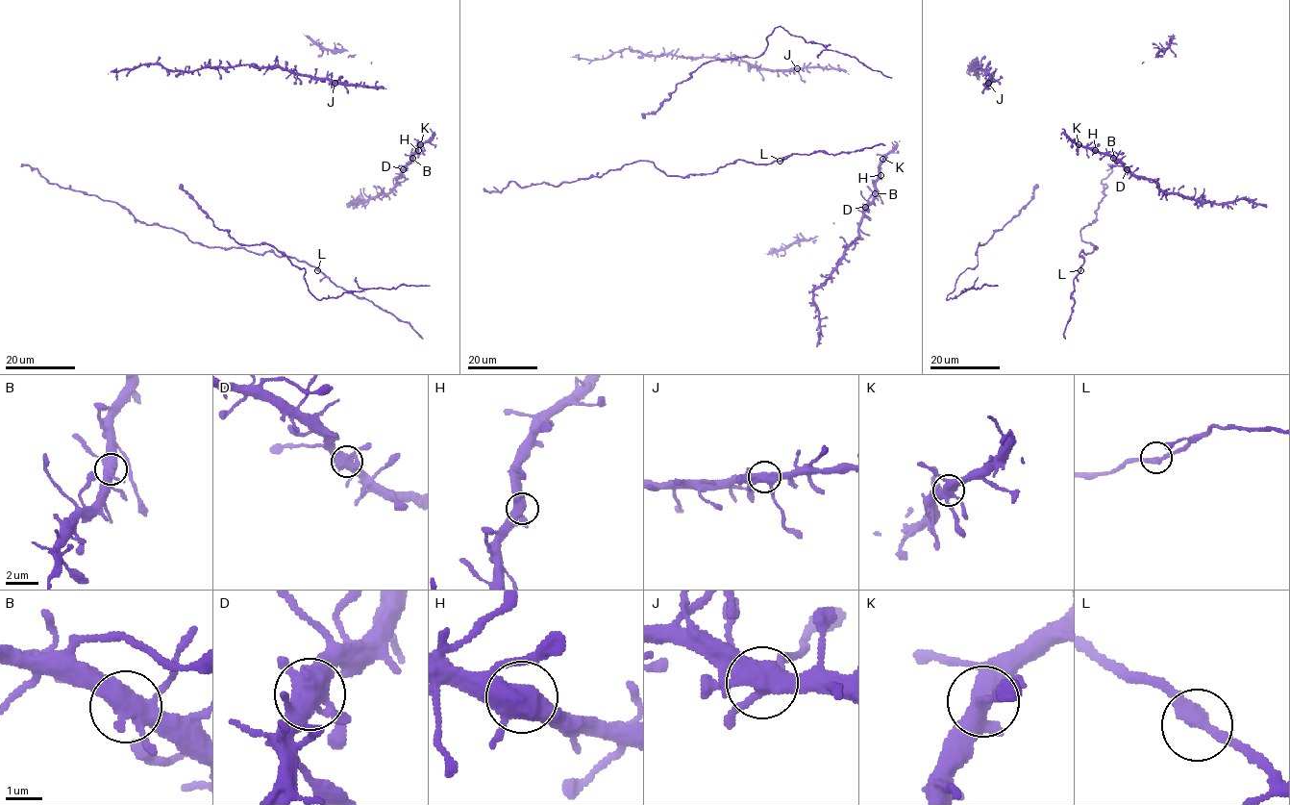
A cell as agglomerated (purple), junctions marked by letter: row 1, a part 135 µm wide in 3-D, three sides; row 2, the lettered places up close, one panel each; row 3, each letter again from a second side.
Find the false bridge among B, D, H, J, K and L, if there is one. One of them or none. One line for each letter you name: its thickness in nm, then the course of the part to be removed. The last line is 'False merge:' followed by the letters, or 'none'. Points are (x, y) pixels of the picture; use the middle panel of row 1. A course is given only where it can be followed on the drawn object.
False merge: none

